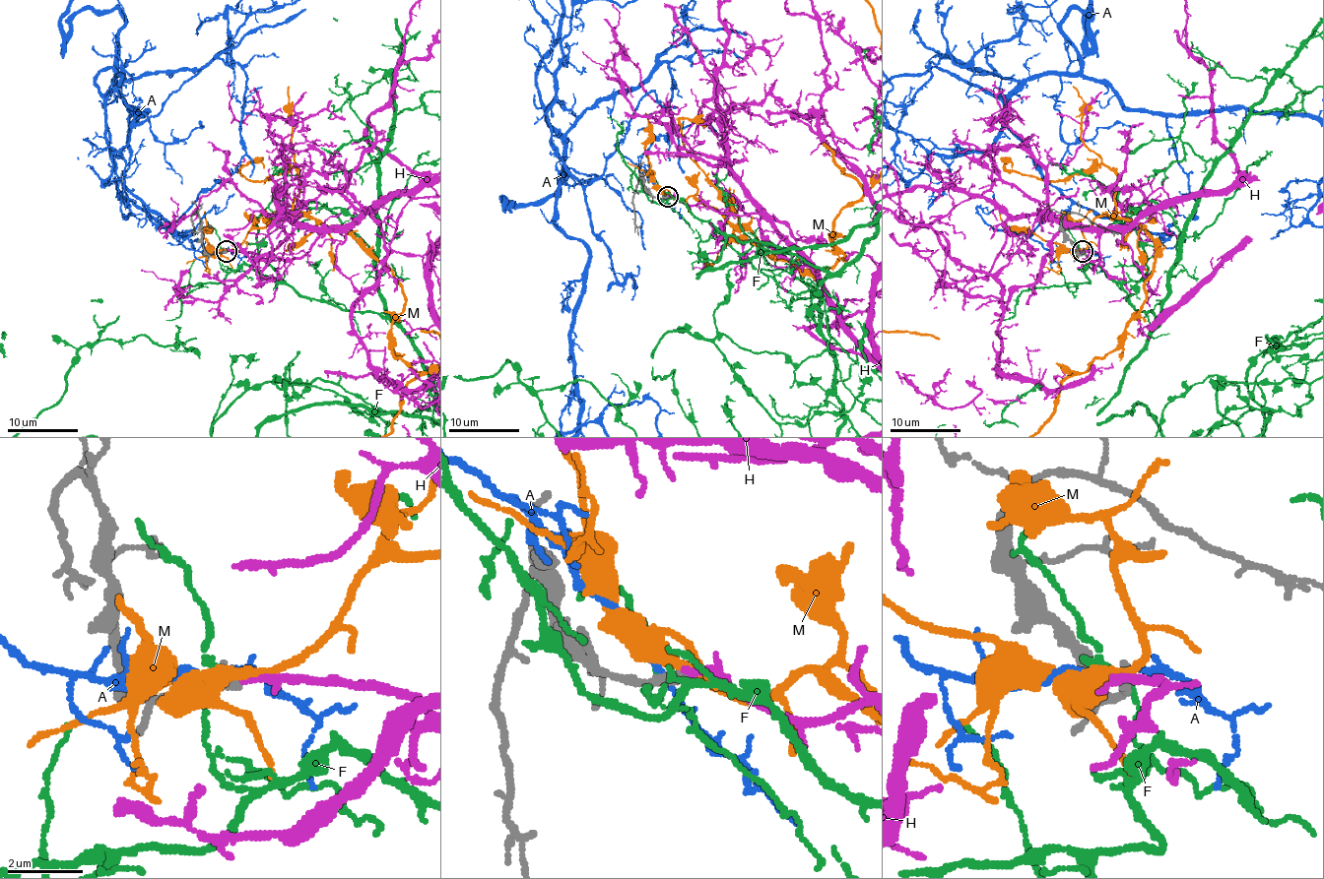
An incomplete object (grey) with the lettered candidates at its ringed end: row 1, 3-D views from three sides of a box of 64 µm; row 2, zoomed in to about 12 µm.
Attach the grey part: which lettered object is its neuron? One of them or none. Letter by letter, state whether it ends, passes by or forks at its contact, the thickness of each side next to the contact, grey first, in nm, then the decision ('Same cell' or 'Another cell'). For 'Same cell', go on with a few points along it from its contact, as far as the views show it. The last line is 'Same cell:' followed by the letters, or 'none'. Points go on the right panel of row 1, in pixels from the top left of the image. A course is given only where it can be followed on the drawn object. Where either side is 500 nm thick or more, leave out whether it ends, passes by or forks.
A: It passes by. Thickness 320 nm (grey) against 160 nm. Another cell
F: It forks there. Thickness 340 nm (grey) against 100 nm. Another cell
H: It ends there. Thickness 280 nm (grey) against 200 nm. Same cell
M: It passes by. Thickness 280 nm (grey) against 320 nm. Another cell
Same cell: H

